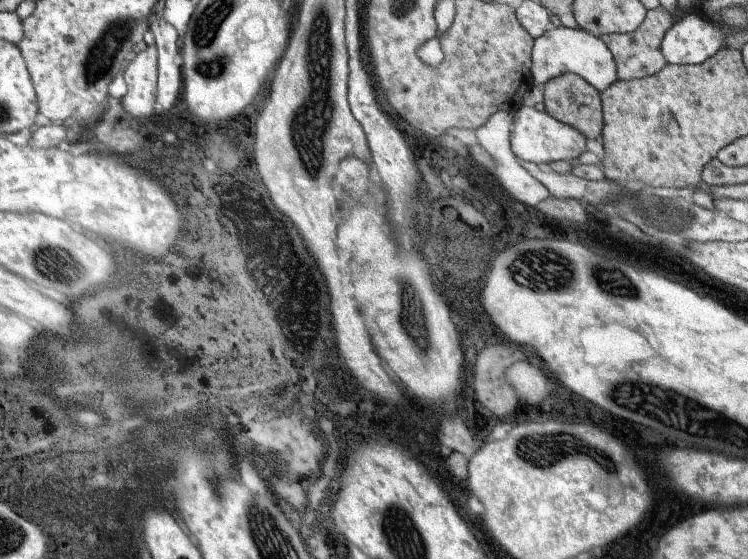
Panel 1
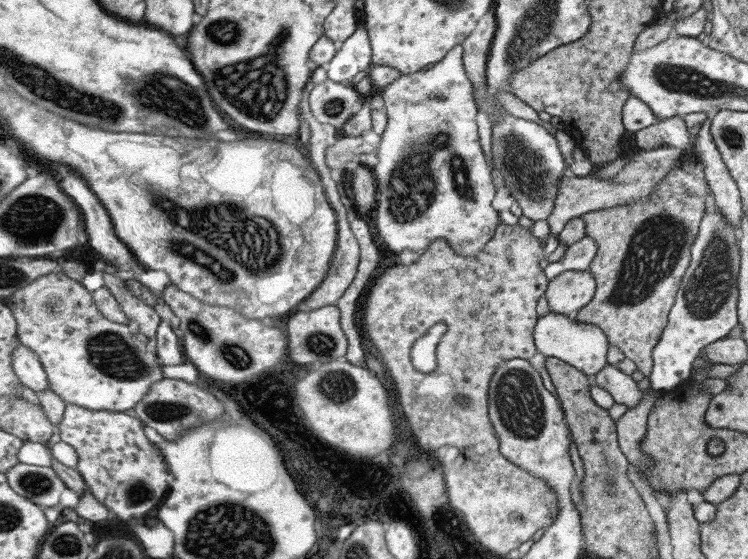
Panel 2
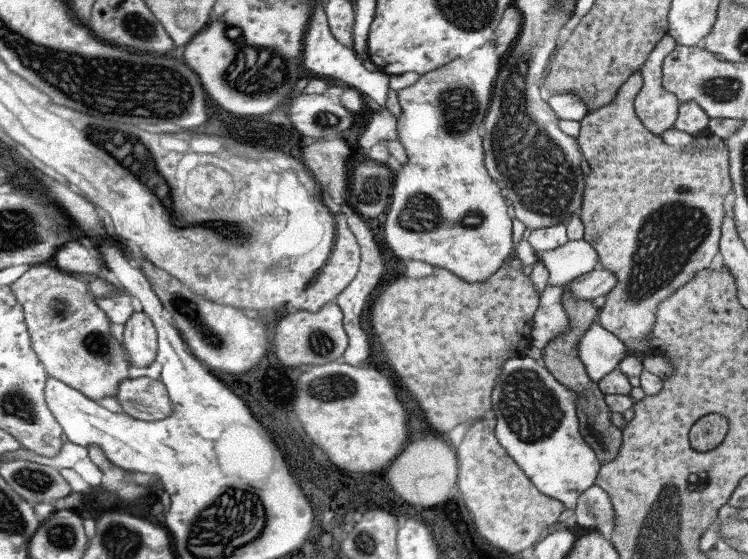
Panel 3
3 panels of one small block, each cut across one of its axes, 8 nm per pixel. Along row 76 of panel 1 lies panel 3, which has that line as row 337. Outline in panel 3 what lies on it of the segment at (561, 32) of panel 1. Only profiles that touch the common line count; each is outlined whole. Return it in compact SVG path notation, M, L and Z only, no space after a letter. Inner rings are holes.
M600 322L591 325L580 342L587 342L586 370L597 384L619 366L619 362L627 356L625 345L619 337L607 330Z

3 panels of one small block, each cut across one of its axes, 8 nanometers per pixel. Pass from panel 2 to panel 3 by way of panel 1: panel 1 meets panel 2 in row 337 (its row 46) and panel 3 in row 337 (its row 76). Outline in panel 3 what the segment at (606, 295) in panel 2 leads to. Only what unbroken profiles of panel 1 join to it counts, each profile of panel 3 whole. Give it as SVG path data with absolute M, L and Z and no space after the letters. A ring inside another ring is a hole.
M636 70L625 84L618 90L618 96L607 106L591 111L583 120L580 121L580 133L578 135L579 144L582 146L582 153L590 165L591 171L586 177L586 193L584 194L583 206L580 210L581 220L586 228L585 241L589 242L599 254L600 267L613 272L619 280L618 285L606 296L605 304L600 308L598 322L607 330L614 332L619 340L625 345L627 356L633 356L640 361L647 358L644 352L651 325L654 324L658 306L666 301L670 294L687 284L699 270L708 269L709 263L717 253L719 237L721 237L721 225L724 219L724 212L721 204L725 194L732 187L729 176L728 148L724 139L715 136L713 133L703 132L693 136L692 140L684 146L665 145L661 141L660 135L651 134L634 113L634 98L642 85L642 75L640 70Z

